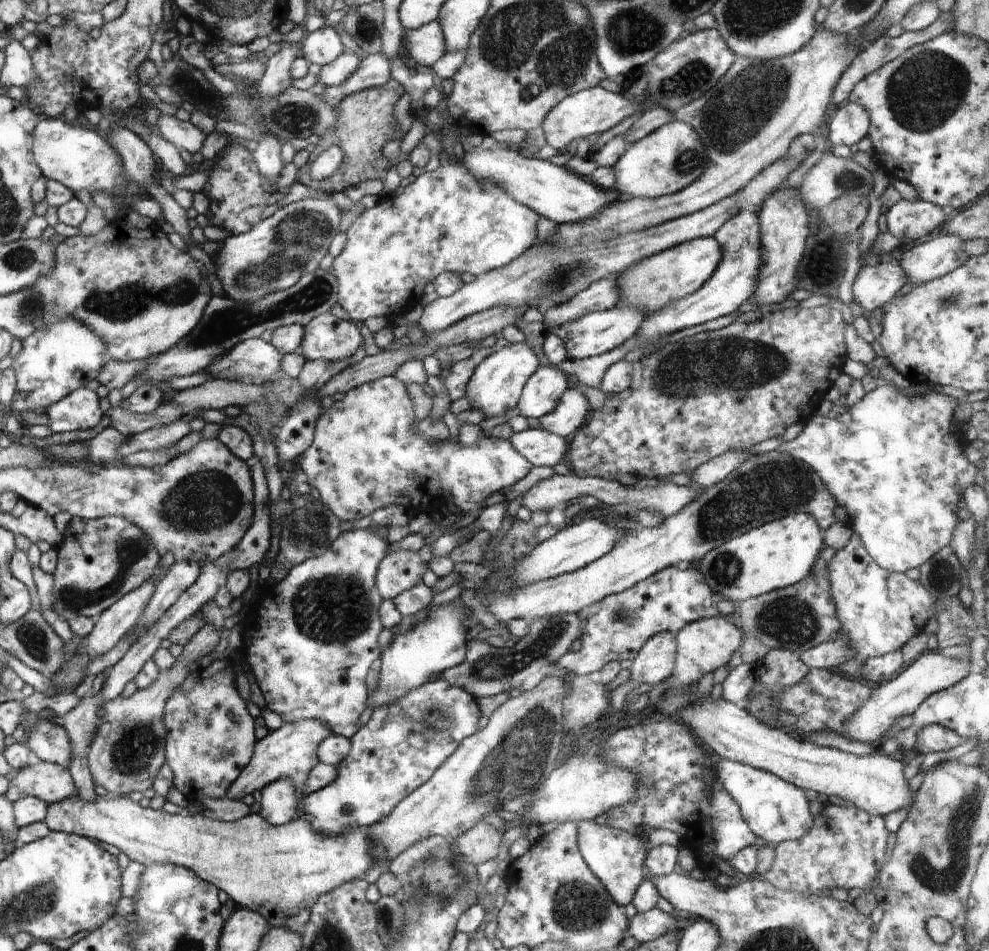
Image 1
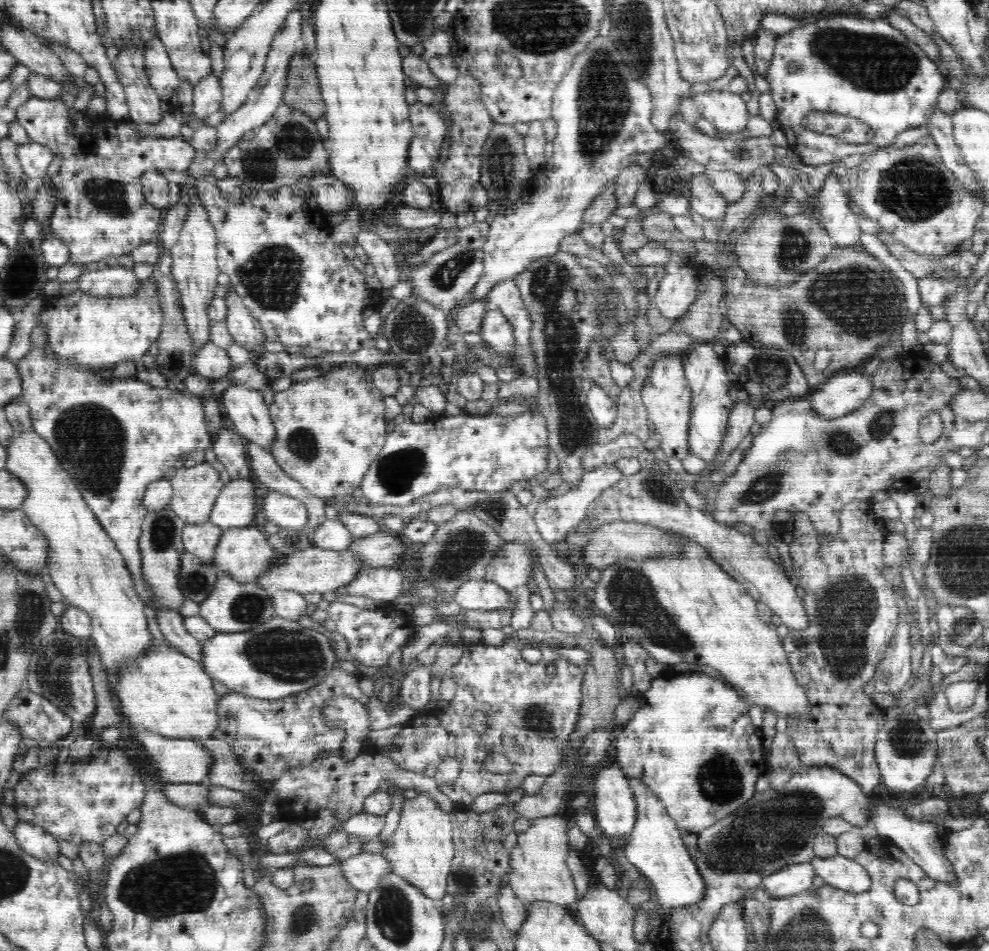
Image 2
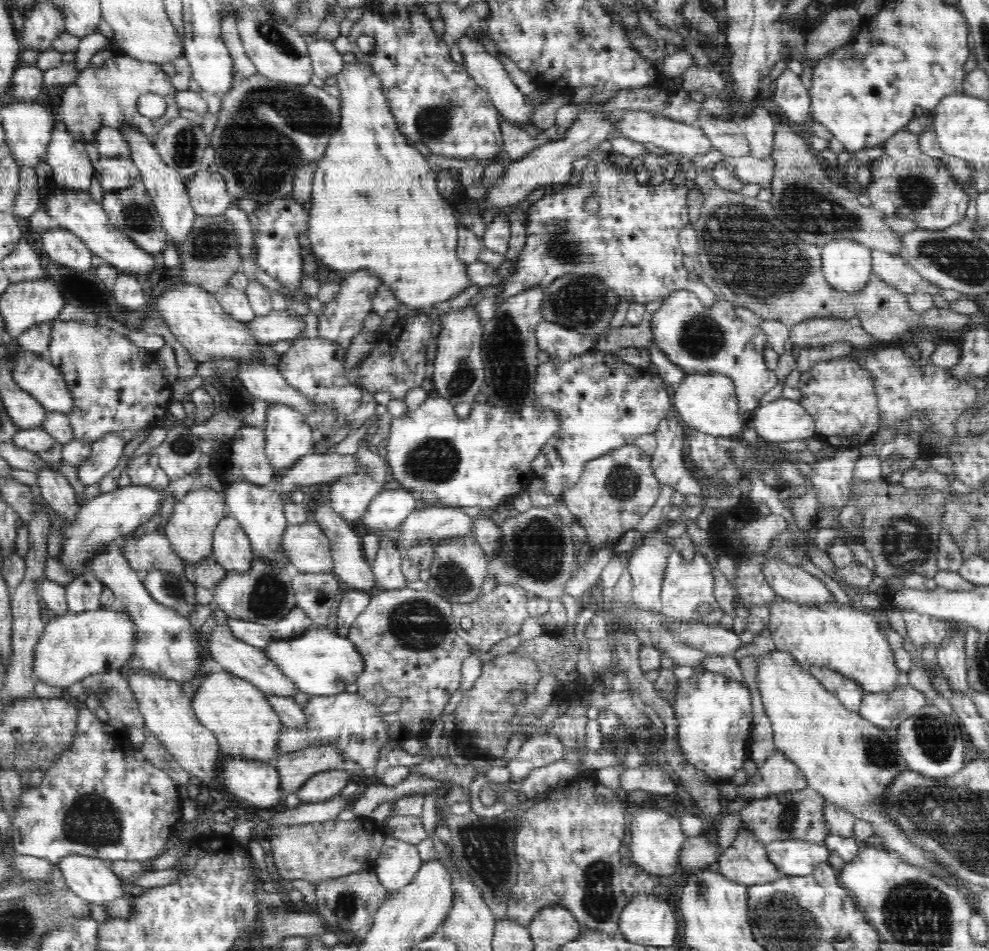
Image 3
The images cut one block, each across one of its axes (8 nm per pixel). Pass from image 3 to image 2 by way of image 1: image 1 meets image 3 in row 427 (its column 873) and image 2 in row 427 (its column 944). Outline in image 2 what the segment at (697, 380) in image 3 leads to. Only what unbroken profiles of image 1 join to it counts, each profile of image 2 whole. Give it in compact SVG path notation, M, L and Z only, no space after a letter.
M682 354L666 355L652 364L641 390L642 402L647 408L649 421L652 421L661 438L660 447L667 457L682 461L689 453L689 420L691 417L692 391L684 374Z

